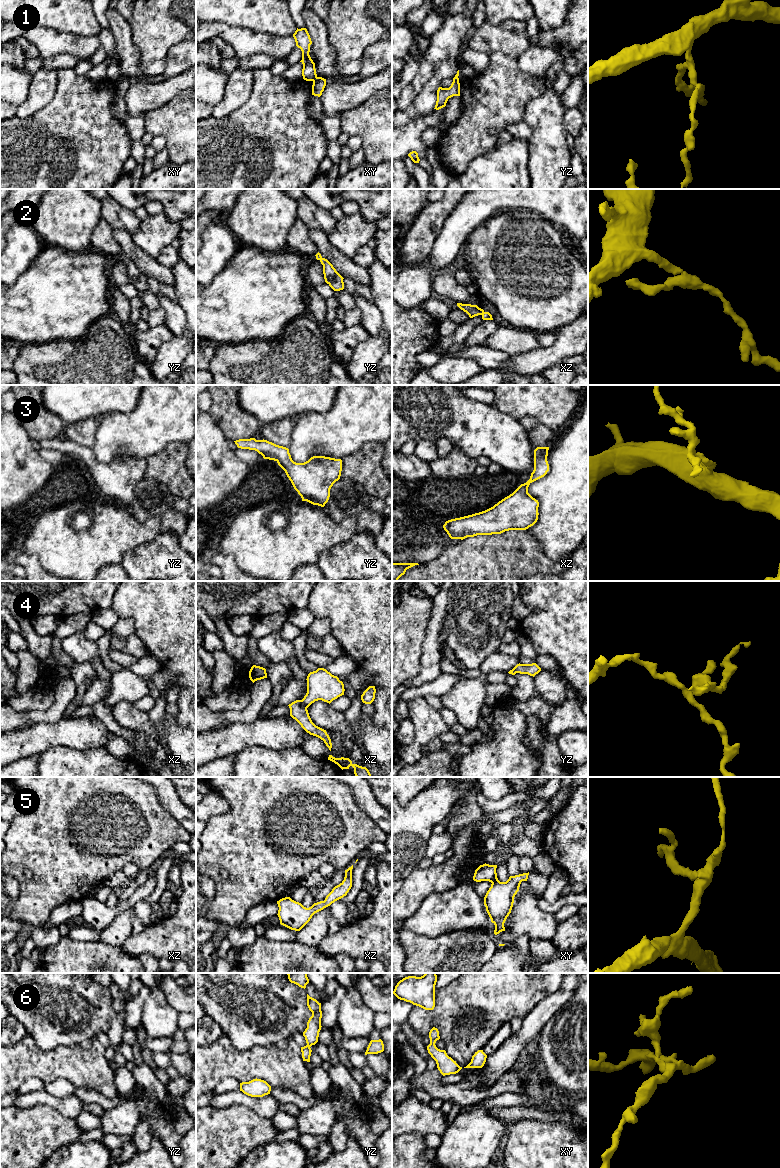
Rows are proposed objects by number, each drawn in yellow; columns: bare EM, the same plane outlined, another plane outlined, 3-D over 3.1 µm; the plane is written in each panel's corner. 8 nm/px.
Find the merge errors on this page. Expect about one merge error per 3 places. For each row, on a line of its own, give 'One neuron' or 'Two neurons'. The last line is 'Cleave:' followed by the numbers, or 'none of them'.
1: Two neurons
2: One neuron
3: One neuron
4: Two neurons
5: One neuron
6: One neuron
Cleave: 1, 4

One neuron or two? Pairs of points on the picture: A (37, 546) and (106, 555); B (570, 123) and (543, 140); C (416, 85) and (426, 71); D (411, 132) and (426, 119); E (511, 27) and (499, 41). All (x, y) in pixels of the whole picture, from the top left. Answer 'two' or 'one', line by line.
A: one
B: two
C: one
D: one
E: one

